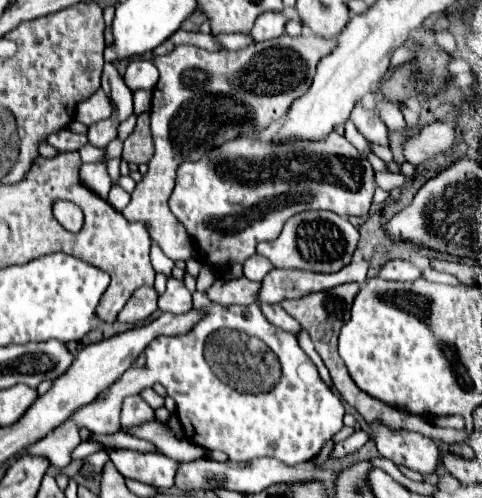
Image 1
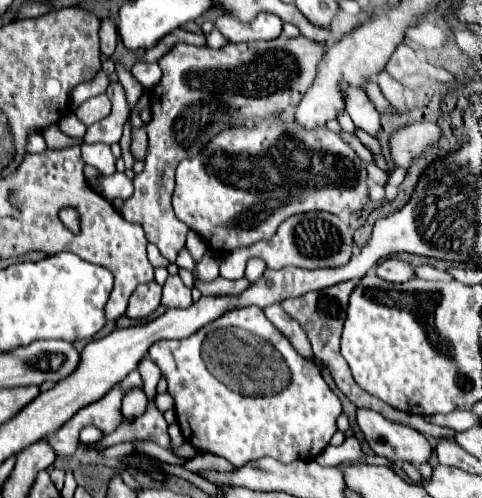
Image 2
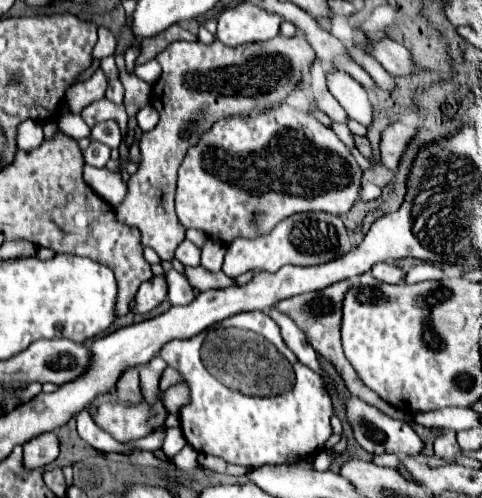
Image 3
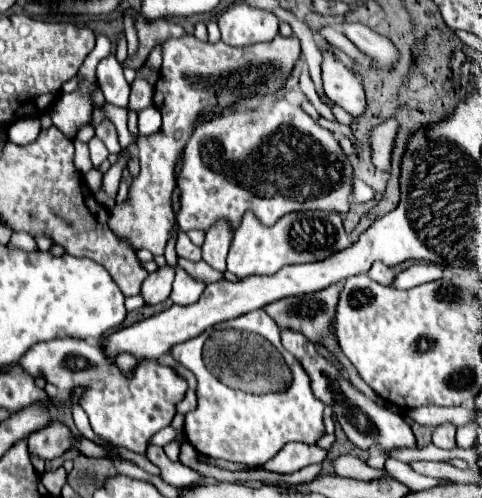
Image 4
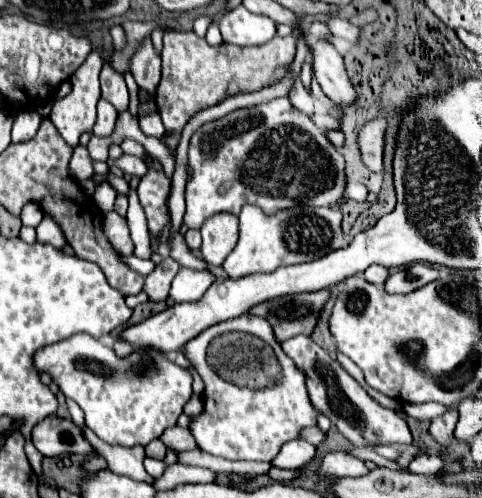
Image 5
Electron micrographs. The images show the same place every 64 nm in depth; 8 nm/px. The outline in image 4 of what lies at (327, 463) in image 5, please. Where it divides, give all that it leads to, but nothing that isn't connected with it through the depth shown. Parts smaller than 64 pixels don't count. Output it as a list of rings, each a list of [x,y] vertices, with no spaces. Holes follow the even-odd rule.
[[[340,456],[340,458],[334,462],[334,468],[336,468],[336,474],[338,474],[338,476],[346,476],[346,478],[354,478],[354,480],[362,480],[362,482],[384,480],[384,478],[390,476],[390,472],[370,468],[364,460],[354,458],[354,456]]]

